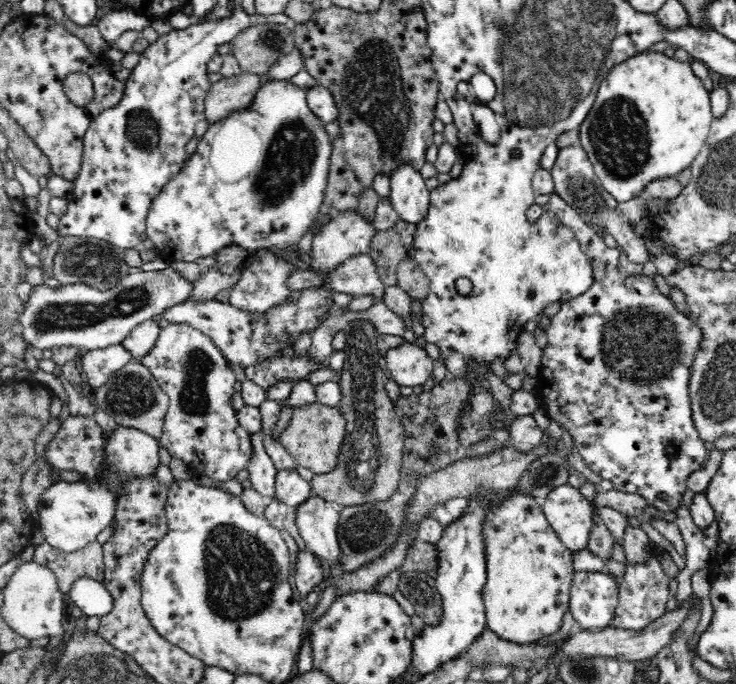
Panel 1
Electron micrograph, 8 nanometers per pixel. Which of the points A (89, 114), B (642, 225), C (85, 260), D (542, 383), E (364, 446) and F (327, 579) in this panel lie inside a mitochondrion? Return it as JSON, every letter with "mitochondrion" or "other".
{"A":"other","B":"other","C":"mitochondrion","D":"other","E":"mitochondrion","F":"other"}

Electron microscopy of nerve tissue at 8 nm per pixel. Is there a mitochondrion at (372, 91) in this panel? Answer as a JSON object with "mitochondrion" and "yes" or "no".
{"mitochondrion":"yes"}

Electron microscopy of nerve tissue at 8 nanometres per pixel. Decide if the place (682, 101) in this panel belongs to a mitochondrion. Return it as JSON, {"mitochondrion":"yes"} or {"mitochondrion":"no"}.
{"mitochondrion":"no"}

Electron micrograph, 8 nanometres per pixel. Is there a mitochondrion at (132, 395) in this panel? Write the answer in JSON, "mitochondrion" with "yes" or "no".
{"mitochondrion":"yes"}

